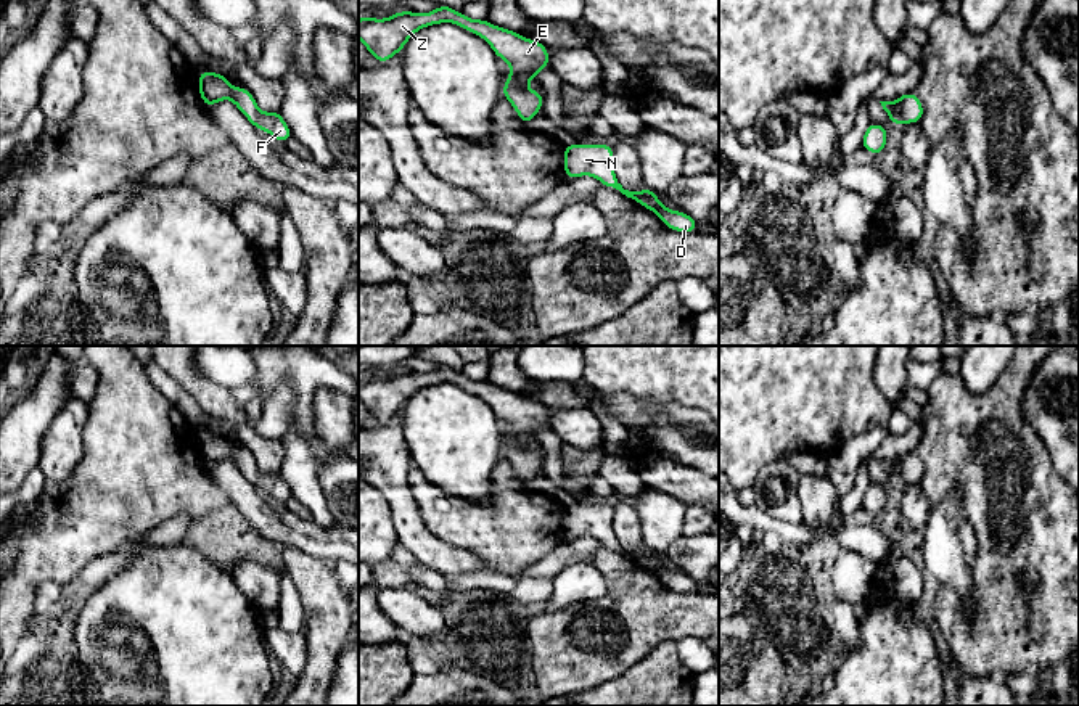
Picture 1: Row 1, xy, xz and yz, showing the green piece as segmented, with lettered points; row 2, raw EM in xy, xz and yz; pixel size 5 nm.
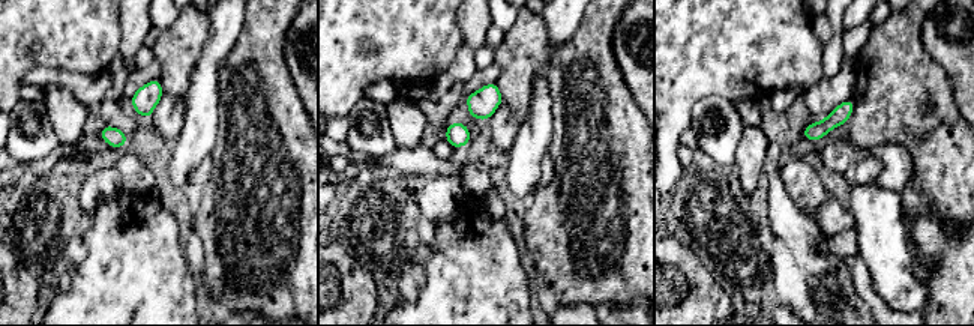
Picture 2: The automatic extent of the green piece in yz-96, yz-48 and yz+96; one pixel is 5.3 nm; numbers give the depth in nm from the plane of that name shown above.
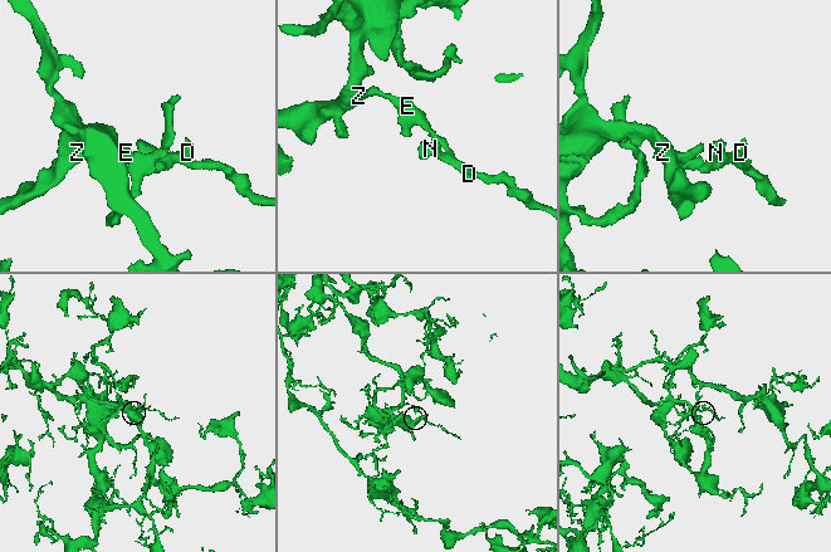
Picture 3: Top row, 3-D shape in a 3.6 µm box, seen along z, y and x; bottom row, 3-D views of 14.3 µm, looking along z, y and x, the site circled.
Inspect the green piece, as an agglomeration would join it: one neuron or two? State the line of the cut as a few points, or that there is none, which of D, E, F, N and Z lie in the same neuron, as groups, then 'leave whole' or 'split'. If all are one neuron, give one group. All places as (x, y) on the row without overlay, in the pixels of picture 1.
cut none; groups D E F N Z; leave whole

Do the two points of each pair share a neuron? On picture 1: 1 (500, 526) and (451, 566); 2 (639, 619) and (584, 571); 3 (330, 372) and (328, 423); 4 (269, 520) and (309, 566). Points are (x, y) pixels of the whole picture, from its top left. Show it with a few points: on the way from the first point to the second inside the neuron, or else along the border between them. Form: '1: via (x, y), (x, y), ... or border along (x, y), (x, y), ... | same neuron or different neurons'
1: border along (434, 534), (452, 545), (475, 554), (492, 568) | different neurons
2: border along (590, 562), (603, 578), (605, 592), (570, 605) | different neurons
3: border along (340, 389), (320, 388), (315, 393), (315, 423) | different neurons
4: border along (285, 545), (330, 563) | different neurons

